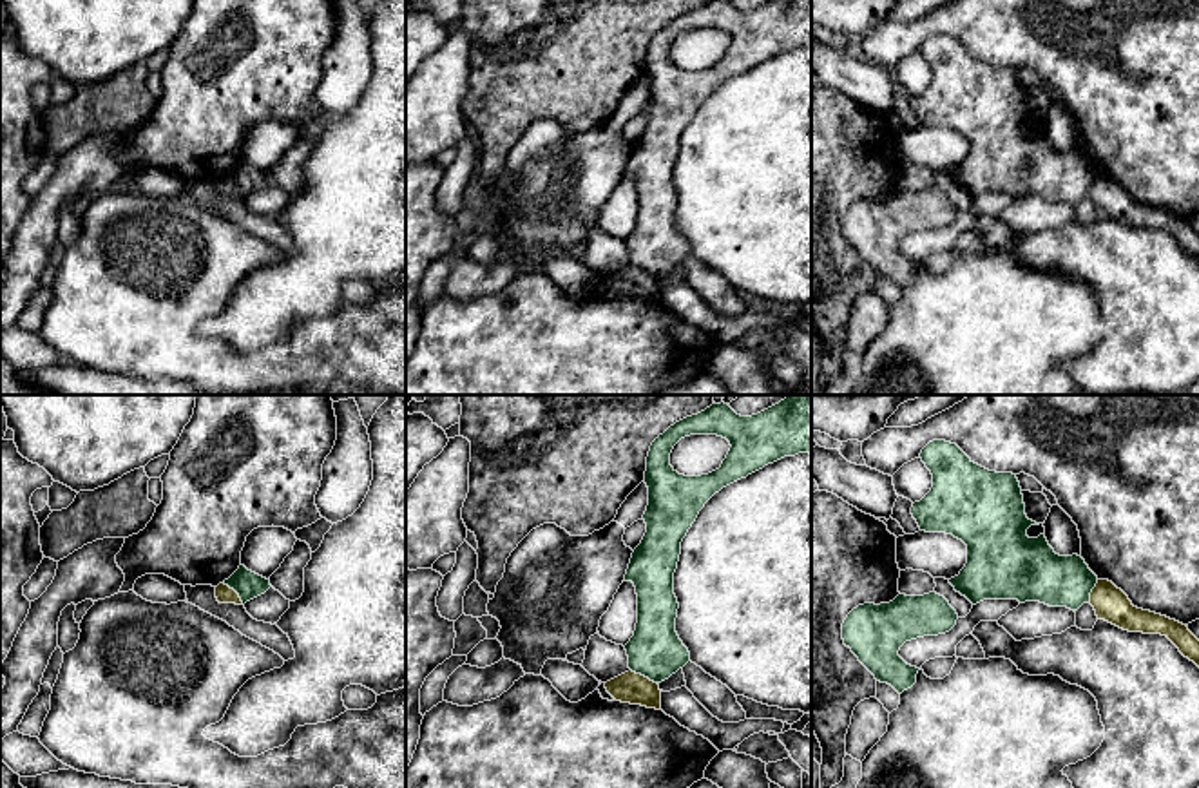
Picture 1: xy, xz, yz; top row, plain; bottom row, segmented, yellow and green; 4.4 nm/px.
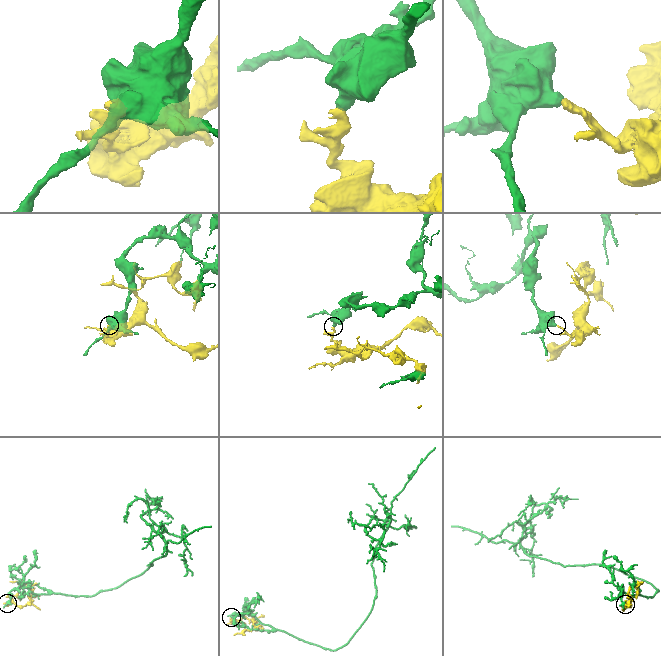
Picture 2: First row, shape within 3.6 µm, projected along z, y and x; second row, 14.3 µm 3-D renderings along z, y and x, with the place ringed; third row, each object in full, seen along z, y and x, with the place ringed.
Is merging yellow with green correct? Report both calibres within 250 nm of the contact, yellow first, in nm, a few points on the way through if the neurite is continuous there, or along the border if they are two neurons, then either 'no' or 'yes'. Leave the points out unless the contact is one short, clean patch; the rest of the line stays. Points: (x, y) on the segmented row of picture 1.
calibres 140 and 240 nm; border xz (631, 669), (656, 683); no

